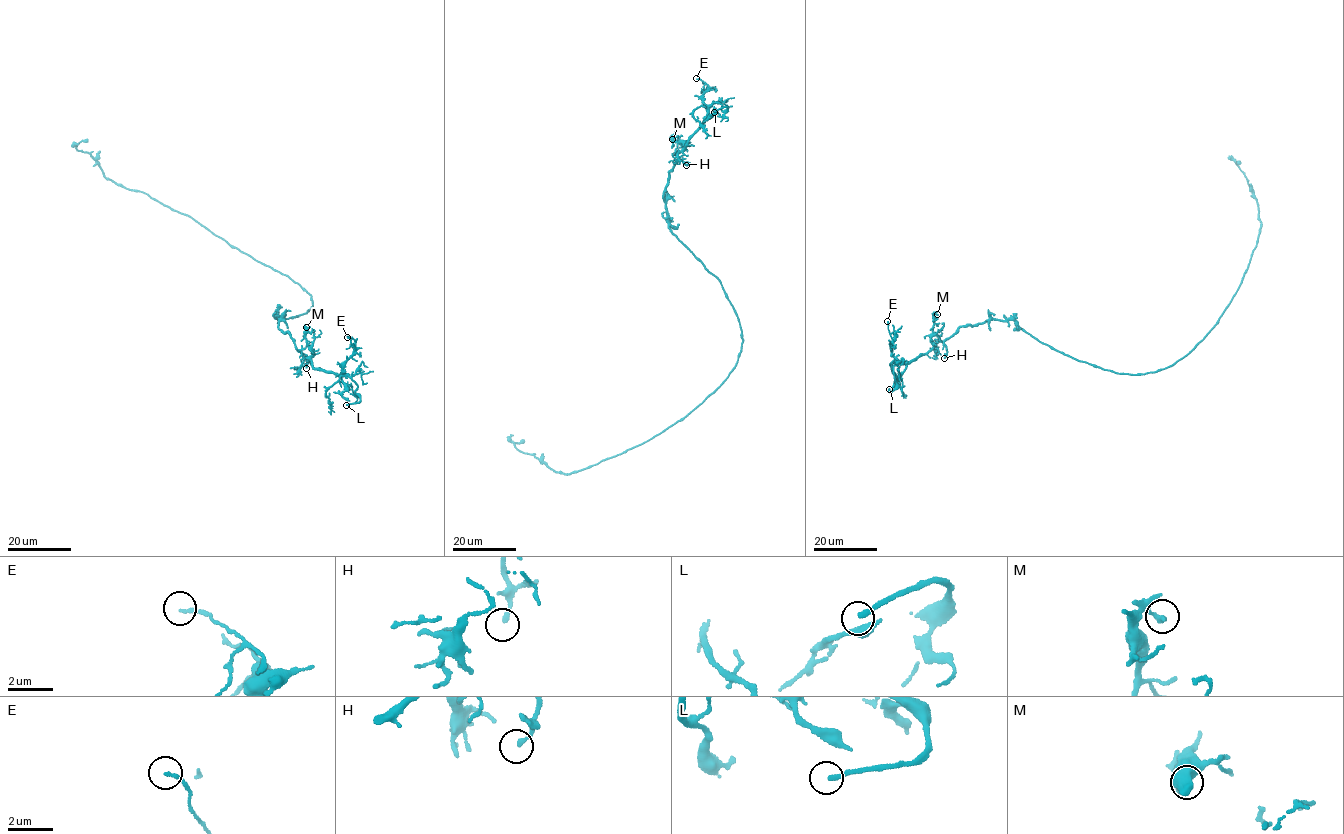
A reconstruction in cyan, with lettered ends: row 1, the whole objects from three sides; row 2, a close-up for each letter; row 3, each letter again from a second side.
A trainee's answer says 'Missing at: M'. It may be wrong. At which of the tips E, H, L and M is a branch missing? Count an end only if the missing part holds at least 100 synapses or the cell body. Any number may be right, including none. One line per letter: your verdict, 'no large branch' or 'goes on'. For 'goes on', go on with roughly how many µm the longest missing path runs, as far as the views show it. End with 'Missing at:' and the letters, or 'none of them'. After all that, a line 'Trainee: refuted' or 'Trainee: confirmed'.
E: no large branch
H: no large branch
L: goes on | 45 µm
M: no large branch
Missing at: L
Trainee: refuted

